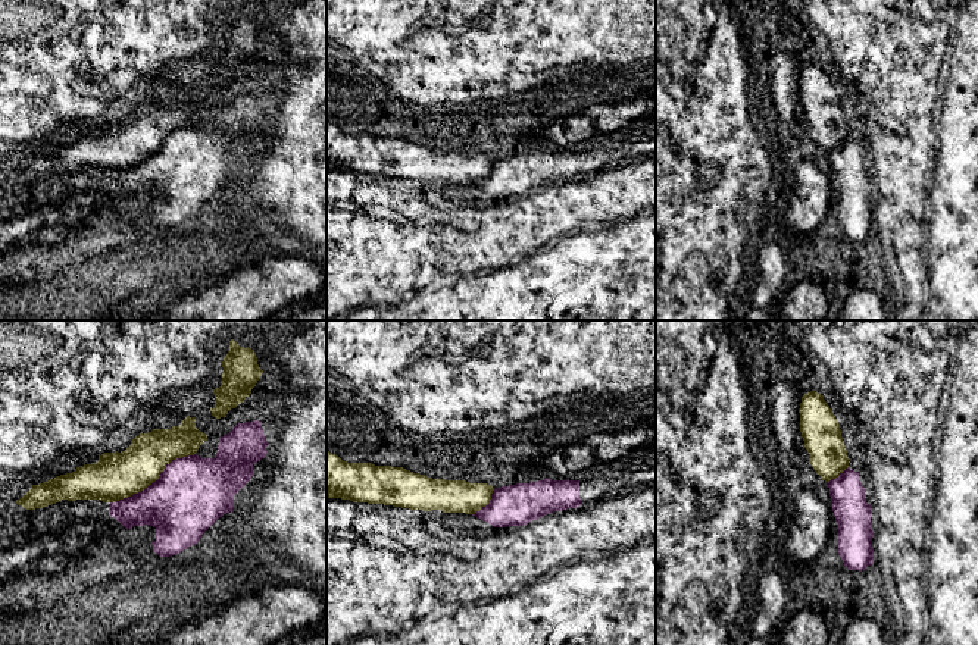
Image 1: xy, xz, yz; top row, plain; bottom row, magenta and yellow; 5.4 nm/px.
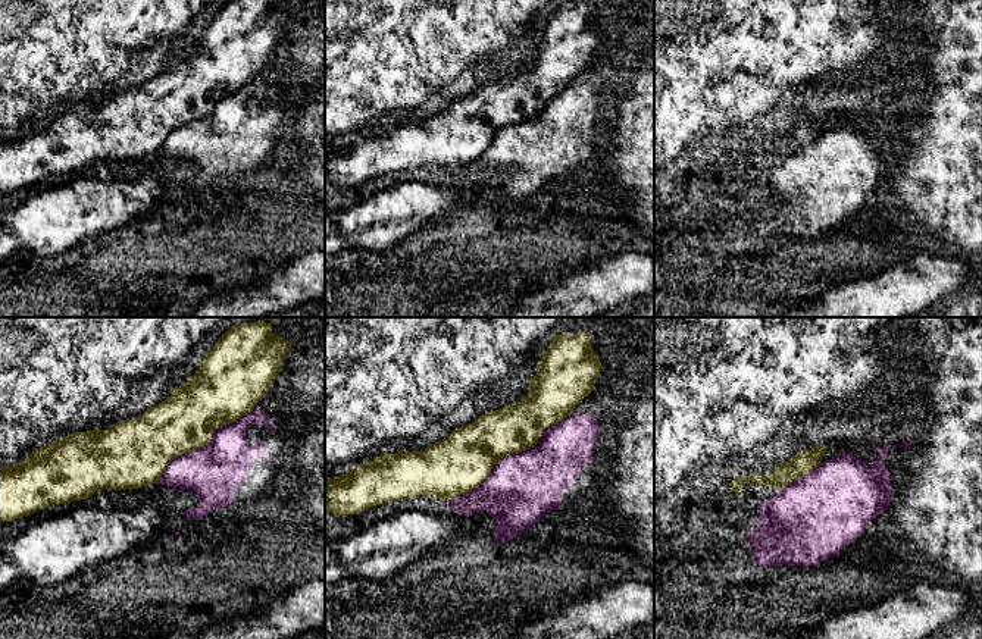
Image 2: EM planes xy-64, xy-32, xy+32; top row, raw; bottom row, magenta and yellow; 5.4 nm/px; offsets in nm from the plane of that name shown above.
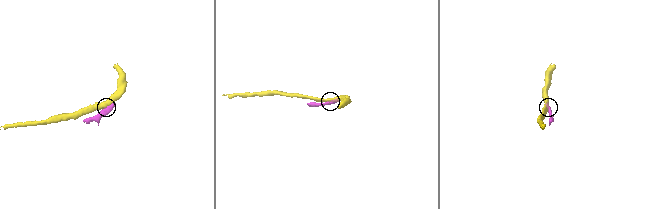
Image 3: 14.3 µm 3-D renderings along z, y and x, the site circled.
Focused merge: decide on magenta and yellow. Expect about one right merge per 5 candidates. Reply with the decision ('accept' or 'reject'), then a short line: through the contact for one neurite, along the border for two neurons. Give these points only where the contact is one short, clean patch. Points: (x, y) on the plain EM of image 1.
reject

